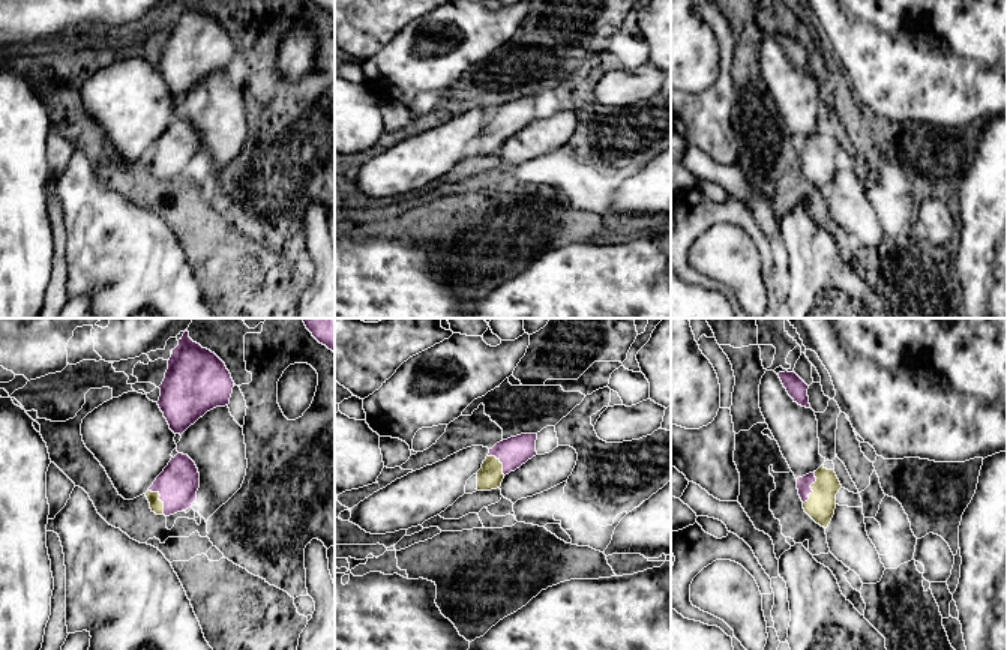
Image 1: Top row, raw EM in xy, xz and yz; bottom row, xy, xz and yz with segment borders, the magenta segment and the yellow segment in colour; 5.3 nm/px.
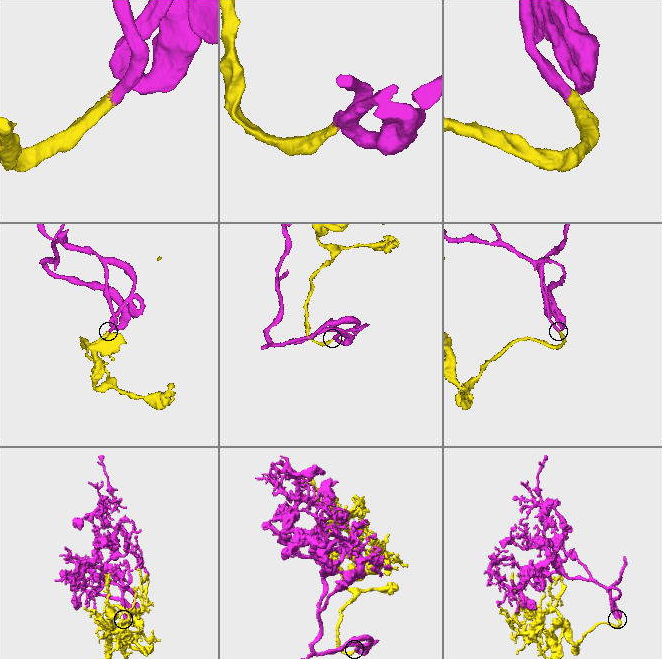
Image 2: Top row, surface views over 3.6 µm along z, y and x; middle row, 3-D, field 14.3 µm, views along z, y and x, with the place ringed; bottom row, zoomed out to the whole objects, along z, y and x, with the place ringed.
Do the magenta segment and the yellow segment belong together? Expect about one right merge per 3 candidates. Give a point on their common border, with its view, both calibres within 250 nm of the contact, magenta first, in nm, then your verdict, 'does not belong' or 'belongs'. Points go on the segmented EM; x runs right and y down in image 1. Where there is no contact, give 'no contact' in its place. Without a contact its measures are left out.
meets magenta in yz at (811, 488); 80 nm thick on the magenta side, 150 nm on the other; belongs

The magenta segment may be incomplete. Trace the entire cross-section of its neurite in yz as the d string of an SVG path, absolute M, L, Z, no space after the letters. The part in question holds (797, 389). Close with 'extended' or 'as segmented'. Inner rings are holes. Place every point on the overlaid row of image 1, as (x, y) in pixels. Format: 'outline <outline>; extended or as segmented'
outline M795 372L777 374L788 395L801 407L810 408L807 389L809 386Z; as segmented

